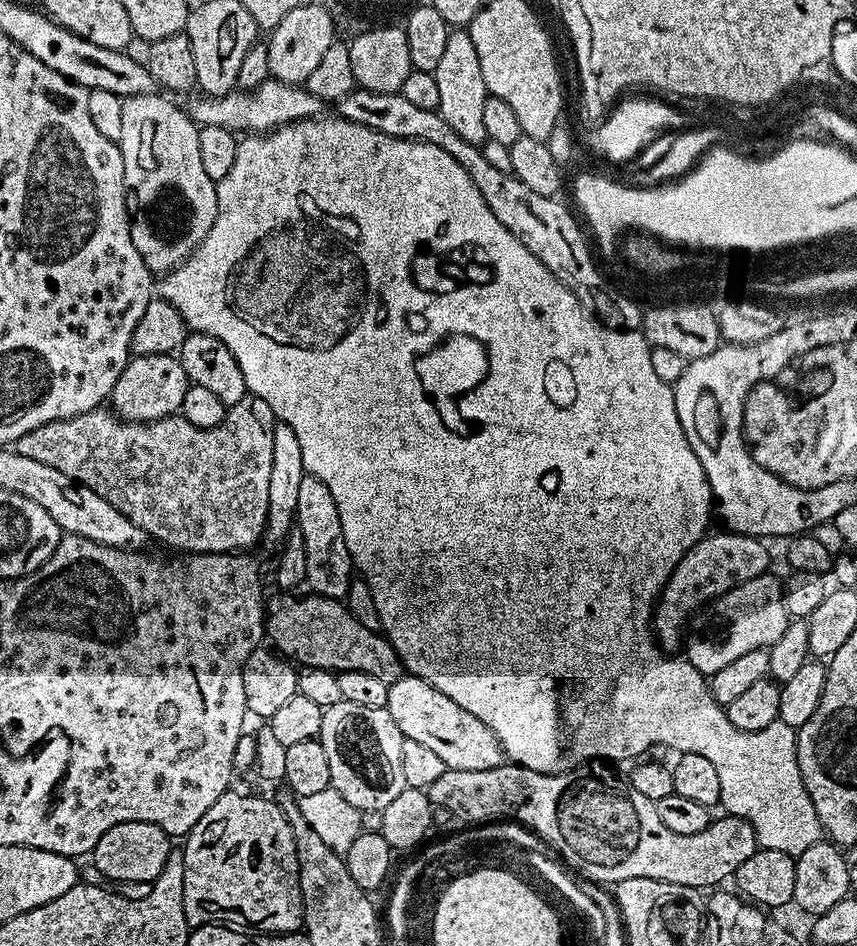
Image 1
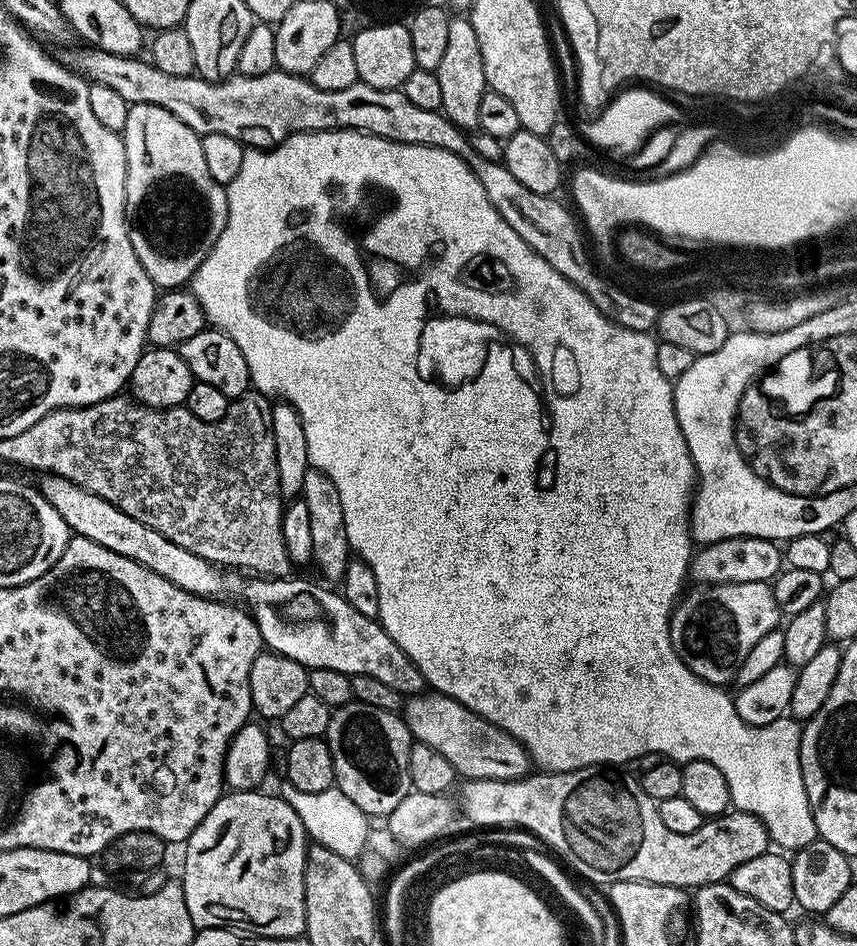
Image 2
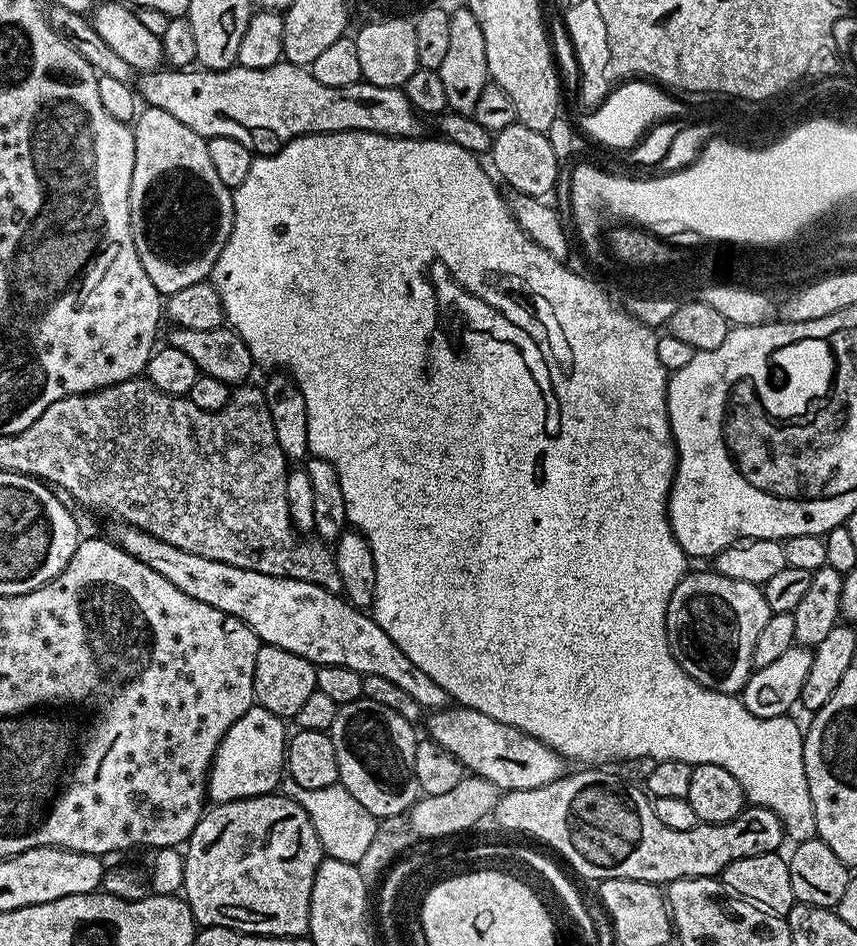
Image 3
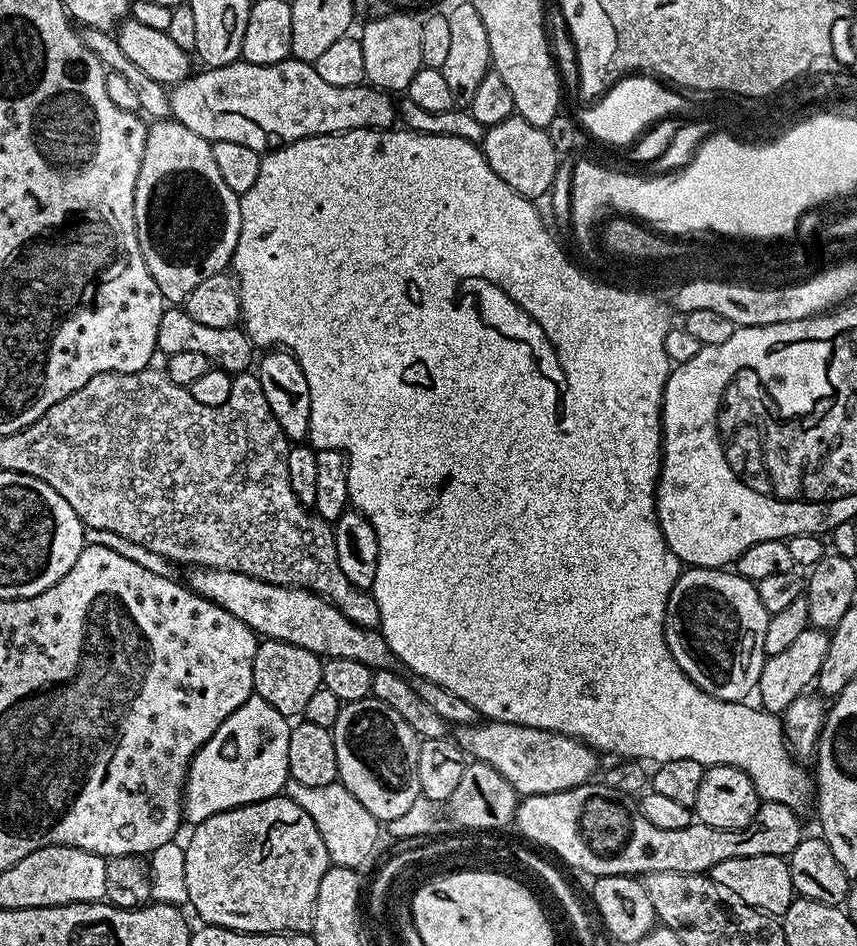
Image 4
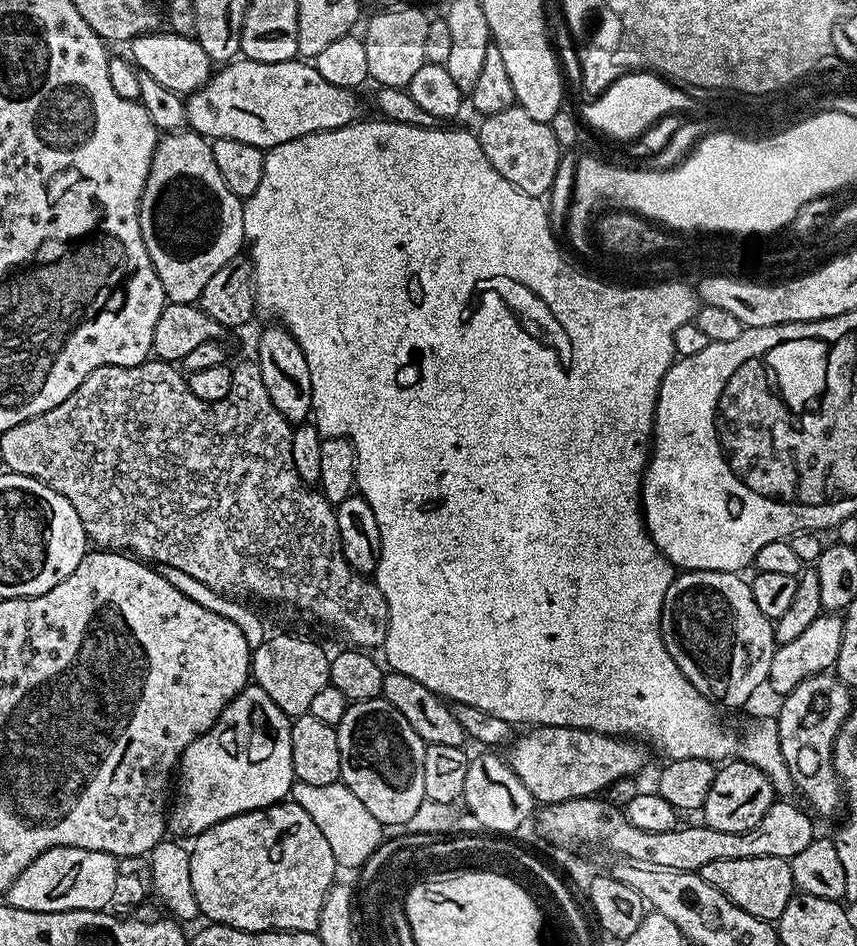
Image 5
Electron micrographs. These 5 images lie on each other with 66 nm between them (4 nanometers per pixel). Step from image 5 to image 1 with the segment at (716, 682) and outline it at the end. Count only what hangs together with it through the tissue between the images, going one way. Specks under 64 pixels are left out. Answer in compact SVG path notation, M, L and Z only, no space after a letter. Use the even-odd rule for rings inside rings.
M771 574L731 588L725 596L717 596L711 601L704 611L695 617L700 628L687 629L682 652L705 678L710 678L718 670L722 670L722 666L734 662L734 658L742 658L742 654L750 650L771 648L774 642L778 642L778 638L782 638L790 619L784 605L781 581L776 581Z

